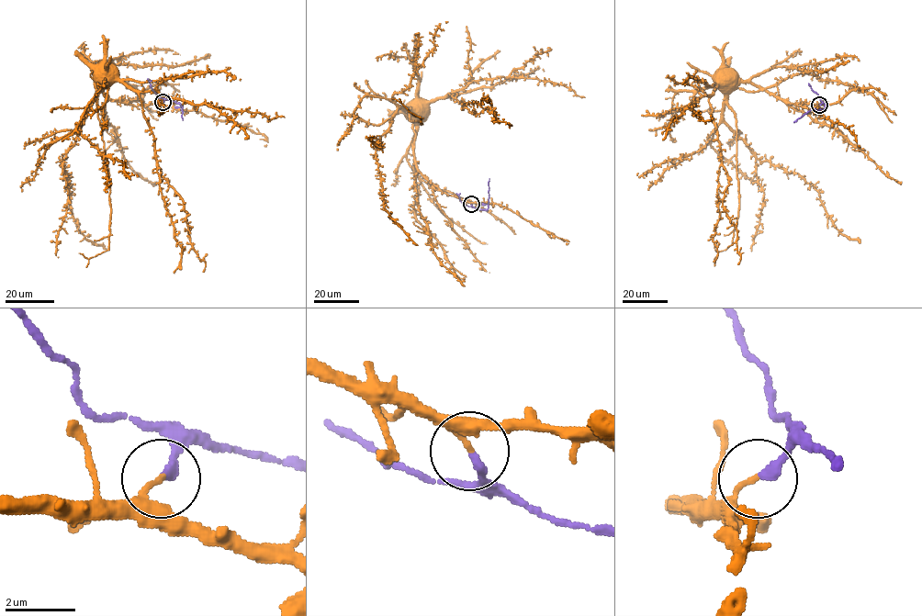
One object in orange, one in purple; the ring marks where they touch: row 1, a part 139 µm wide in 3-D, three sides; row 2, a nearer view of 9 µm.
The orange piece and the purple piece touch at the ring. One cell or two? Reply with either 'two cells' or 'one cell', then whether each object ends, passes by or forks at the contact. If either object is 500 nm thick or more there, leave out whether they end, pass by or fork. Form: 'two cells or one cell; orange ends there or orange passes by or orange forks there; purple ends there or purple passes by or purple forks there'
two cells; orange ends there; purple ends there

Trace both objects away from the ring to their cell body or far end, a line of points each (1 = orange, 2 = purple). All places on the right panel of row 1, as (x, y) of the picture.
1: (819, 106), (735, 88), (723, 120), (758, 158), (812, 184), (832, 225), (860, 242)
2: (820, 106), (823, 103), (825, 107), (811, 109), (793, 122)

